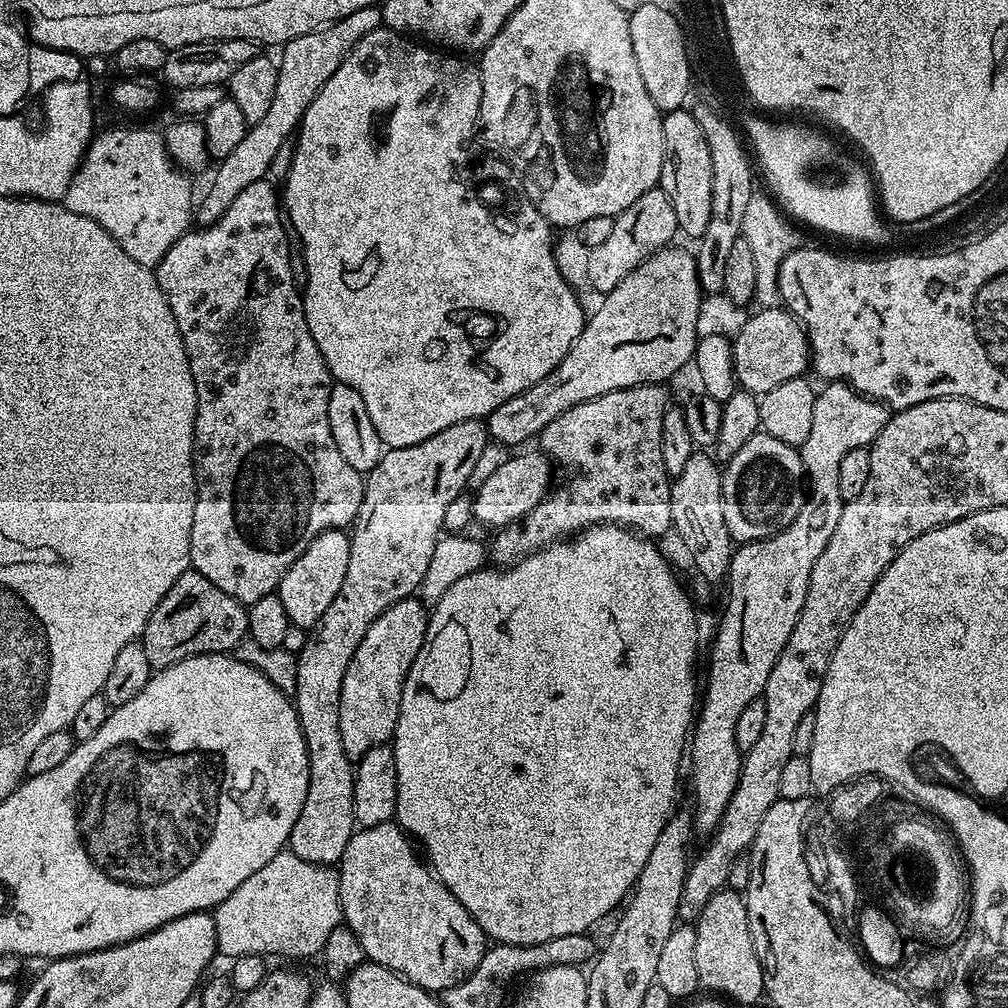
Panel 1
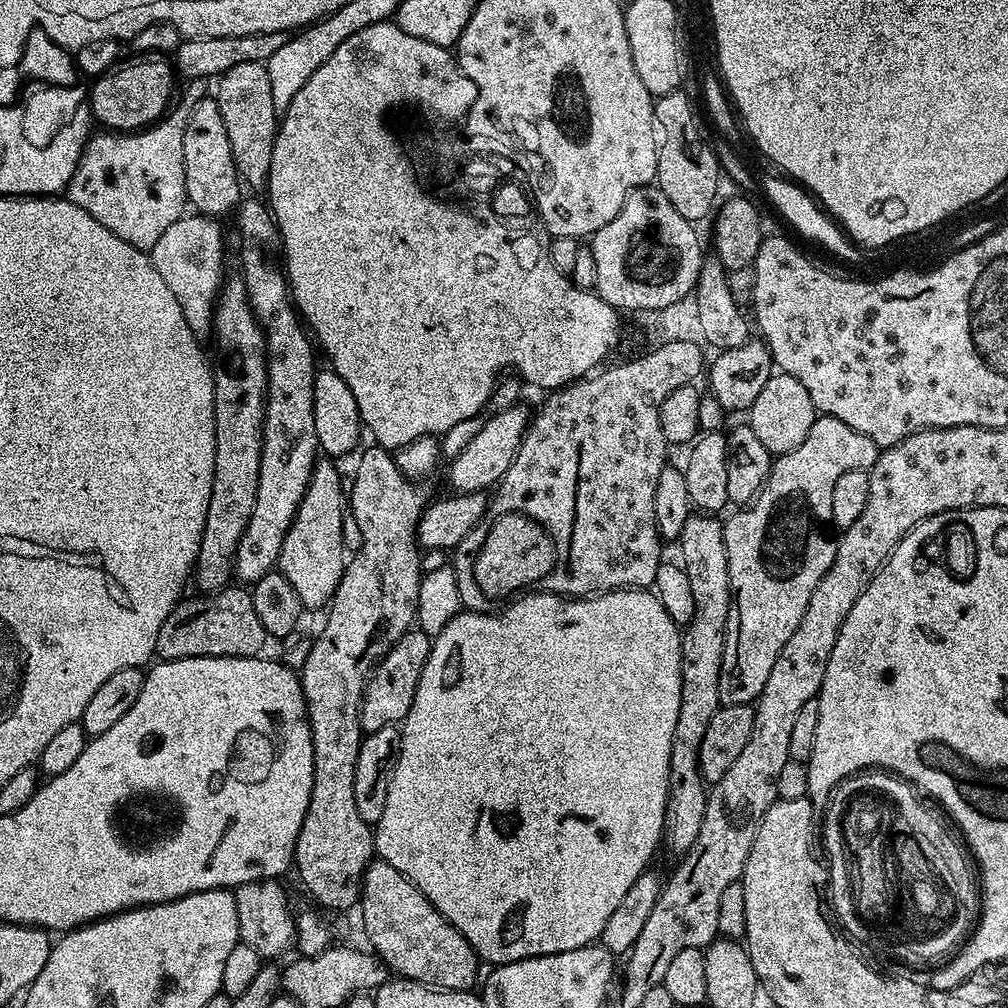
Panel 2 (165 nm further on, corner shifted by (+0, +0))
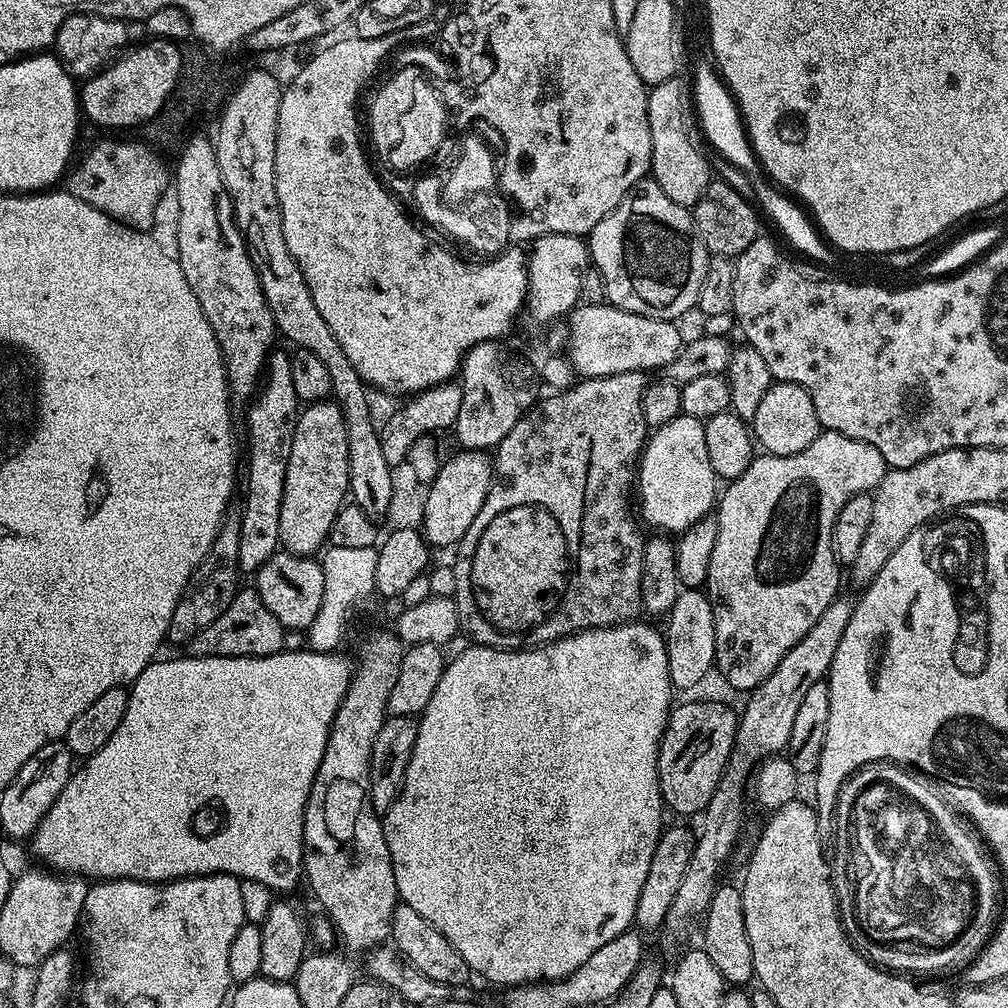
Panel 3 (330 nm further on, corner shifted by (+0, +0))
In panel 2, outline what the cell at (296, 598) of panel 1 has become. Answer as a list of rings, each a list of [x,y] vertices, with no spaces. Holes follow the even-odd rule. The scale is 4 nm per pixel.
[[[324,458],[312,469],[312,477],[308,483],[306,494],[298,506],[292,519],[290,530],[282,542],[282,550],[278,561],[278,570],[294,586],[294,594],[298,594],[301,605],[305,609],[320,608],[331,604],[332,596],[338,590],[340,579],[344,573],[346,552],[344,556],[344,520],[346,524],[346,492],[340,489],[342,477],[331,459]]]

